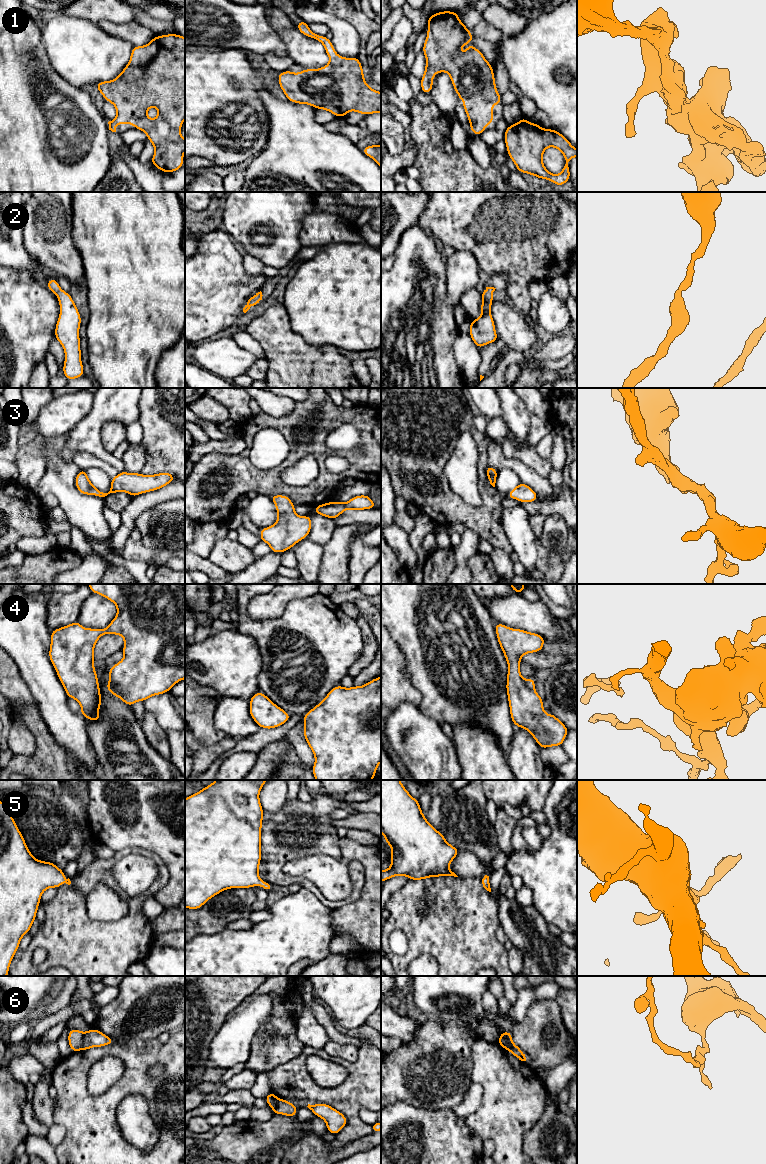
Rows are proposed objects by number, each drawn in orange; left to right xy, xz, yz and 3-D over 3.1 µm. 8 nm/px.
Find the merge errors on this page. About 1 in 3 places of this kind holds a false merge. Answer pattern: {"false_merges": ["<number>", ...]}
{"false_merges": ["6"]}

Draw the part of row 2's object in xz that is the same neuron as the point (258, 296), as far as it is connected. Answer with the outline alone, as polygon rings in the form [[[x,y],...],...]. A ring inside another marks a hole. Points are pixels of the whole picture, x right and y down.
[[[260,291],[256,293],[254,296],[250,297],[246,302],[245,307],[243,308],[243,312],[246,313],[251,306],[259,304],[262,300],[262,296],[262,292]]]

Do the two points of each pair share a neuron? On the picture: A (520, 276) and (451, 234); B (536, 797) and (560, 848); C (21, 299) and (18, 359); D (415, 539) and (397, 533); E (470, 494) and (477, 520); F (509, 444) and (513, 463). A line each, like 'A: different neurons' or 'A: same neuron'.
A: same neuron
B: different neurons
C: same neuron
D: different neurons
E: different neurons
F: different neurons

